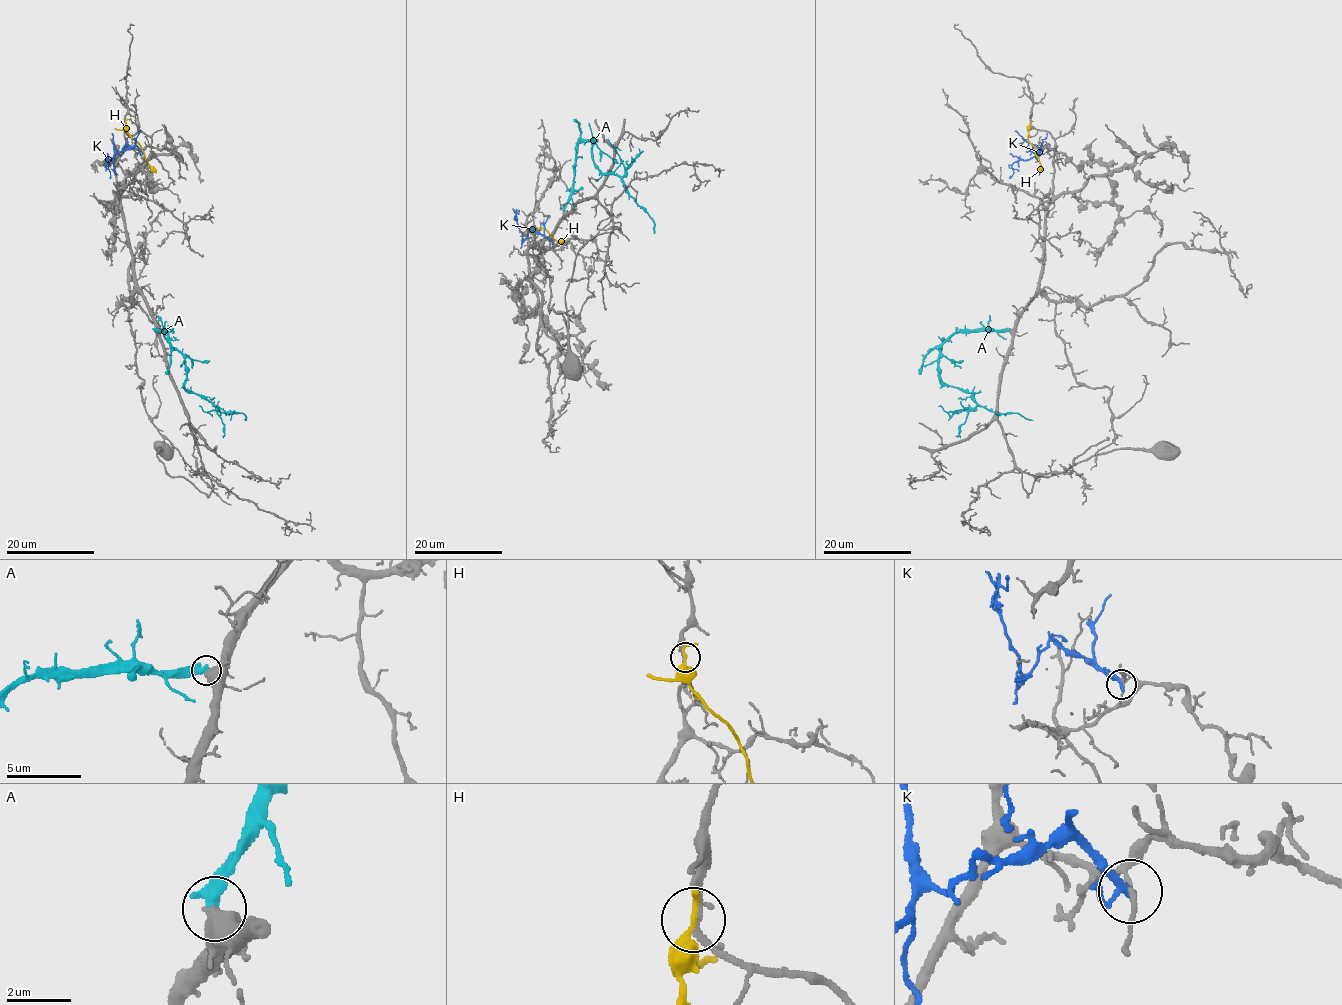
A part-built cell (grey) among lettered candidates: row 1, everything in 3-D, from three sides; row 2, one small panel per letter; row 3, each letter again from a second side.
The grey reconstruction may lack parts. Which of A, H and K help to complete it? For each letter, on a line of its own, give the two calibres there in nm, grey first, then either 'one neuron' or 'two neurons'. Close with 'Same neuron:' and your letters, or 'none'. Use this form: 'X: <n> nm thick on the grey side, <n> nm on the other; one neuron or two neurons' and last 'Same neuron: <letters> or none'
A: 650 nm thick on the grey side, 460 nm on the other; two neurons
H: 170 nm thick on the grey side, 240 nm on the other; two neurons
K: 120 nm thick on the grey side, 200 nm on the other; two neurons
Same neuron: none

